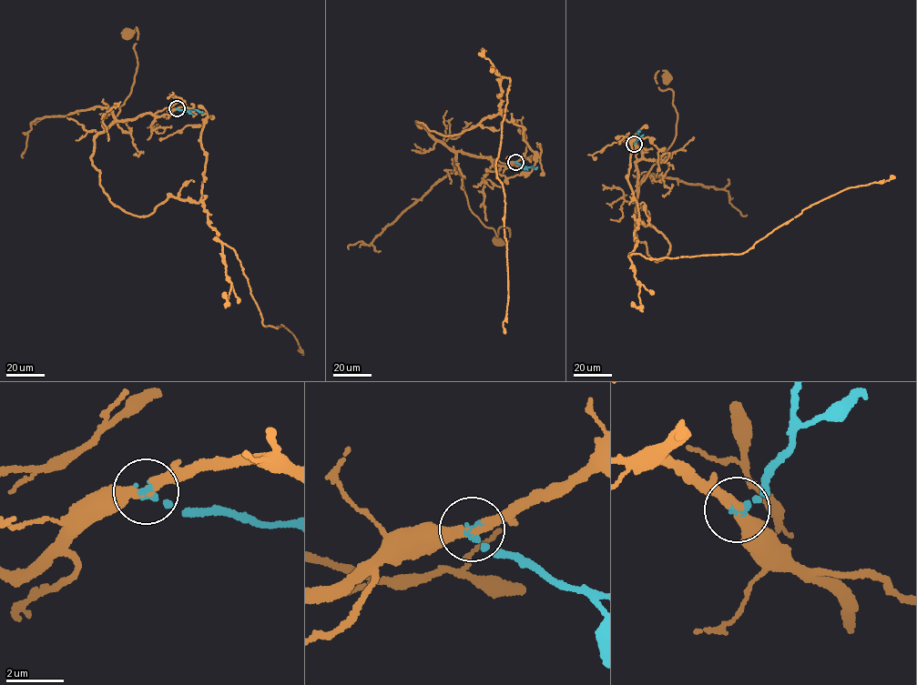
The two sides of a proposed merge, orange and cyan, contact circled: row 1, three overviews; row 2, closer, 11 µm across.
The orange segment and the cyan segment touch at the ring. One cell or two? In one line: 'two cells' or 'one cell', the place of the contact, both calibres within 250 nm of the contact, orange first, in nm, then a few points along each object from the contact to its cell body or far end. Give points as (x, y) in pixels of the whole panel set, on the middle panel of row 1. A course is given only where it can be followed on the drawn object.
one cell | (515, 162) | 320/240 nm | orange via (515, 162), (500, 166), (456, 155), (470, 209), (497, 236), (500, 227), (510, 231), (496, 242) | cyan via (515, 162), (527, 167), (537, 167)

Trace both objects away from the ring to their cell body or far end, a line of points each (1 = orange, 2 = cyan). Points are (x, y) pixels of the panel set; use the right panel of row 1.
1: (634, 144), (643, 152), (636, 186), (674, 140), (672, 90), (661, 90), (655, 74), (668, 79)
2: (634, 144), (638, 130)

